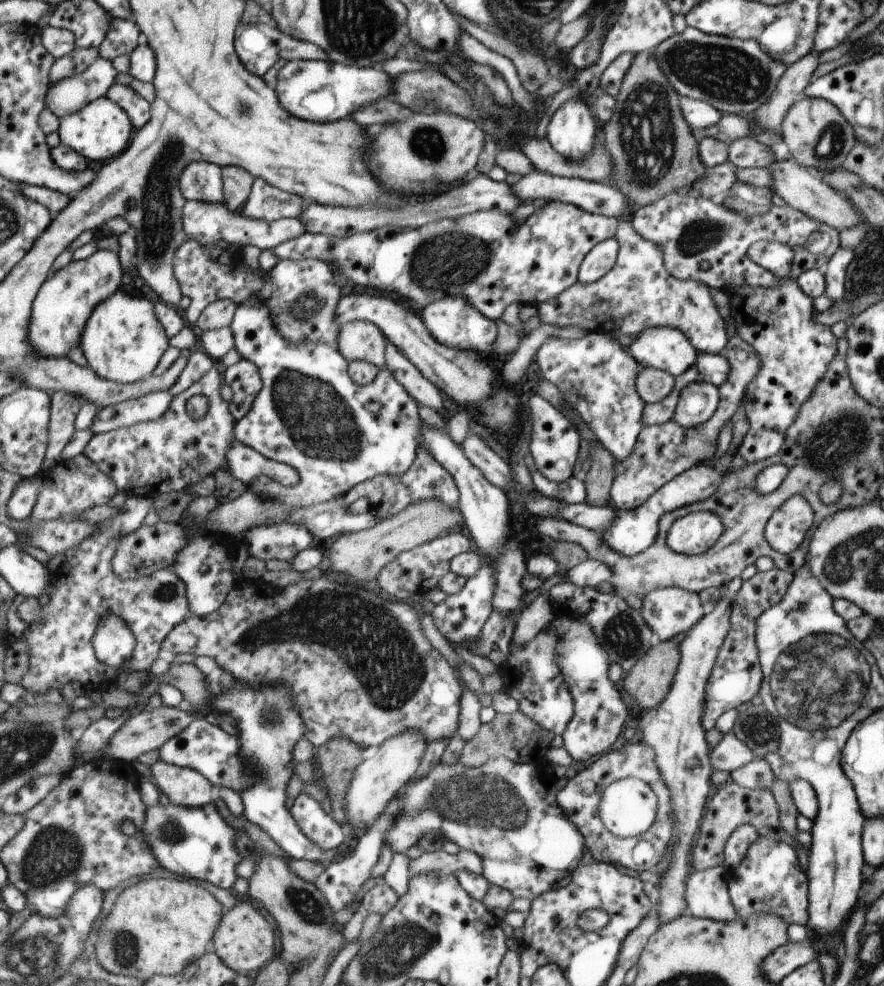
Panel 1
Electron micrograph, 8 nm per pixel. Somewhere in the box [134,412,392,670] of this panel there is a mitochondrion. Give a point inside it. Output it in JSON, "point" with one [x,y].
{"point":[167,592]}

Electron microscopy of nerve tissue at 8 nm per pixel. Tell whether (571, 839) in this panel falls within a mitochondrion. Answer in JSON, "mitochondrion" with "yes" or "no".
{"mitochondrion":"no"}

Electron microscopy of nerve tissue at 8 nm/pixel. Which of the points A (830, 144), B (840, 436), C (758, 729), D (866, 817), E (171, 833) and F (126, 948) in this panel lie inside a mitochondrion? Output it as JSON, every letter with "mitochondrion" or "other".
{"A":"mitochondrion","B":"mitochondrion","C":"mitochondrion","D":"other","E":"mitochondrion","F":"mitochondrion"}

